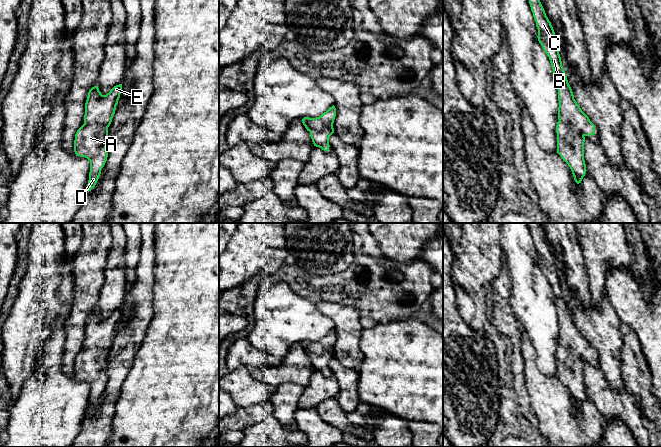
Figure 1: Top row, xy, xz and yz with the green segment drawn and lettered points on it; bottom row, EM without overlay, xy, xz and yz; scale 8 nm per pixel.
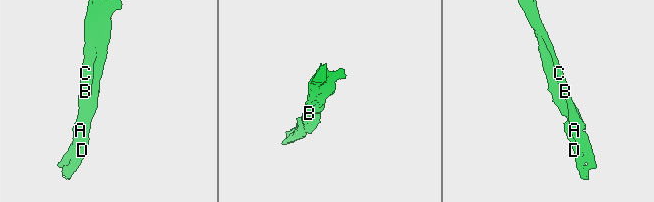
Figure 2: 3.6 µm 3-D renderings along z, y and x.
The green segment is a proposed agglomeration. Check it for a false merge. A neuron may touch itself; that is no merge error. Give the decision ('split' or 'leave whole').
leave whole

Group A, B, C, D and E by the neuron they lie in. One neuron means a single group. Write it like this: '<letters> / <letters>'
A B C D E

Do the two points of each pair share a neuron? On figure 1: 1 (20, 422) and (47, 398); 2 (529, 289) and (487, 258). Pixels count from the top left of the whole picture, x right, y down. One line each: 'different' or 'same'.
1: same
2: different

